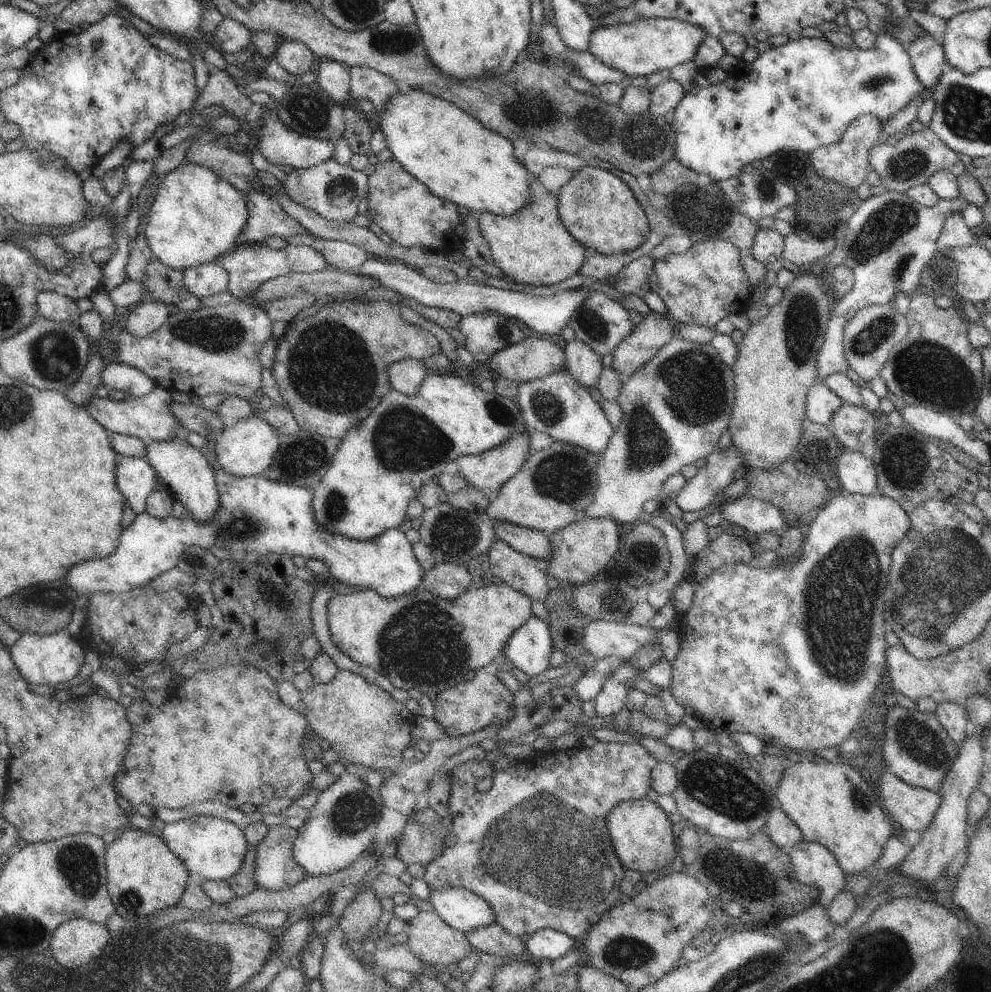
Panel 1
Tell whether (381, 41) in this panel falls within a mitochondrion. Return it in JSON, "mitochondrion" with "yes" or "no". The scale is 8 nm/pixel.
{"mitochondrion":"yes"}

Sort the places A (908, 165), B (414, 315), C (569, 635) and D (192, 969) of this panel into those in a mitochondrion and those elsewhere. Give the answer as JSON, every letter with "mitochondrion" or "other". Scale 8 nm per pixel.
{"A":"mitochondrion","B":"other","C":"other","D":"mitochondrion"}

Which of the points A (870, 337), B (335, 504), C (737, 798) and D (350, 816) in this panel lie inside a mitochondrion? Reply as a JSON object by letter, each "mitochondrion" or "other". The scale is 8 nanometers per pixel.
{"A":"mitochondrion","B":"mitochondrion","C":"mitochondrion","D":"mitochondrion"}

